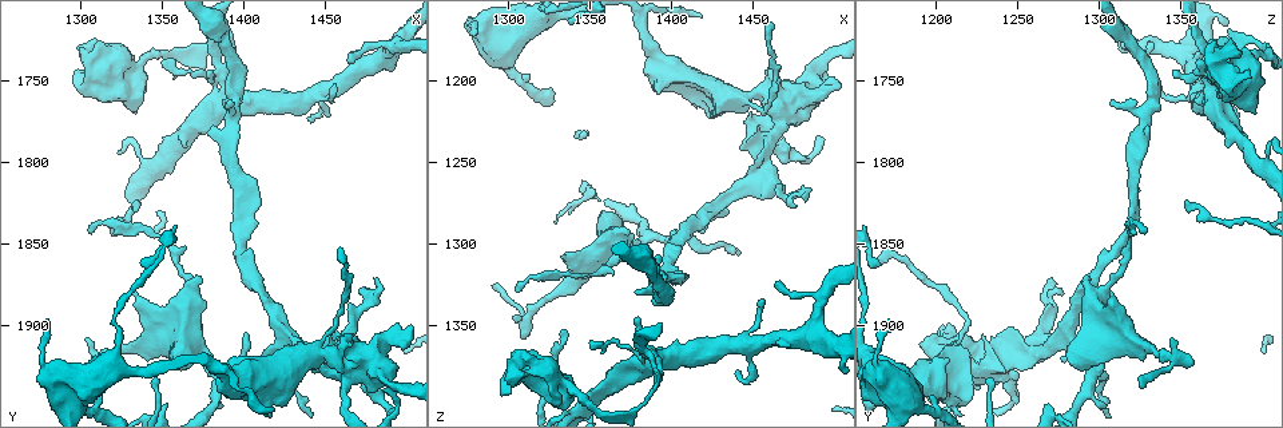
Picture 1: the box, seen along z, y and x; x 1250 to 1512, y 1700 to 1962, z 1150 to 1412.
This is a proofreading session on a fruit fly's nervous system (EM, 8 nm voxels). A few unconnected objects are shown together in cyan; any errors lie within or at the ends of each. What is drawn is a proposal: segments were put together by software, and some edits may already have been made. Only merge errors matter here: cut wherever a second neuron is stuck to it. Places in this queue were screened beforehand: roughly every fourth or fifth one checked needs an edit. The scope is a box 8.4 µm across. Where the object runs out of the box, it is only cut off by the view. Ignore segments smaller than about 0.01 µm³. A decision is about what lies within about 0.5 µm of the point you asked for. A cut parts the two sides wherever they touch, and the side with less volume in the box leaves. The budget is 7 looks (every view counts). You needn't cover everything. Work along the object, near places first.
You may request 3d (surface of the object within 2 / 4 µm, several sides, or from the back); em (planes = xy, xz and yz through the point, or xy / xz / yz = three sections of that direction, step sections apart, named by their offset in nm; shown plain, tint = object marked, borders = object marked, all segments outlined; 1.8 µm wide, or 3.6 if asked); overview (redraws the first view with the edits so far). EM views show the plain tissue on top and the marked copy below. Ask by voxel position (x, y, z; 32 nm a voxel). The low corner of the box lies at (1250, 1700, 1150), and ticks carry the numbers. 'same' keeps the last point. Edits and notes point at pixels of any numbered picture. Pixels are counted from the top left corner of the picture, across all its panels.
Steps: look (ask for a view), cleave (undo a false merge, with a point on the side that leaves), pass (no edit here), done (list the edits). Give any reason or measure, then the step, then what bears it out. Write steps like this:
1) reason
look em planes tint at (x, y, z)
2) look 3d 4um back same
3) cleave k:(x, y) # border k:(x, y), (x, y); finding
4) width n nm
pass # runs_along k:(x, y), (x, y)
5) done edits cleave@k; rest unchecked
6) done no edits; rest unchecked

a fork
look em planes tint at (1392, 1730, 1378)

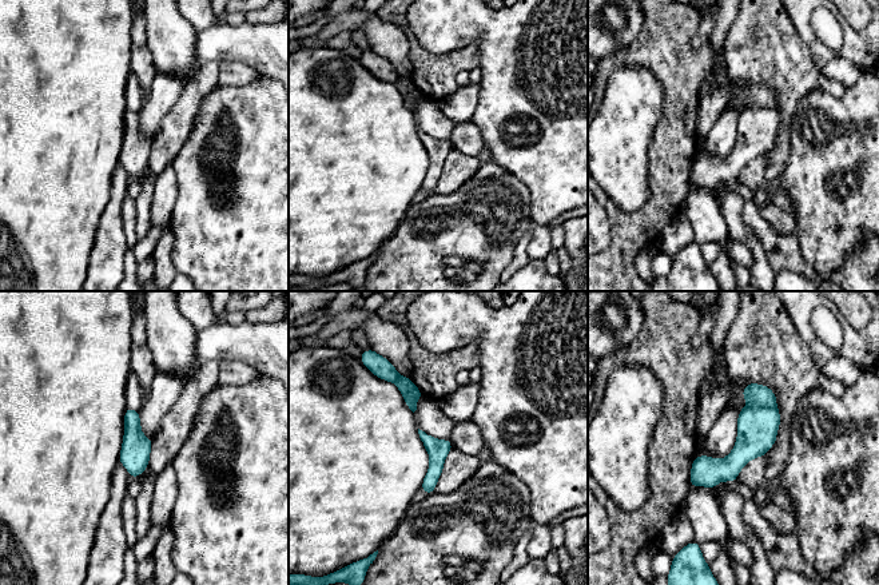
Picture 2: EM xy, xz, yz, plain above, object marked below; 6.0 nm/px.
cleave 2:(409, 390) # border 2:(400, 377), (394, 382); a second neuron is stuck on

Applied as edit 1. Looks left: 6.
sharp bend
look em xz step 8 tint at (1426, 1904, 1278)

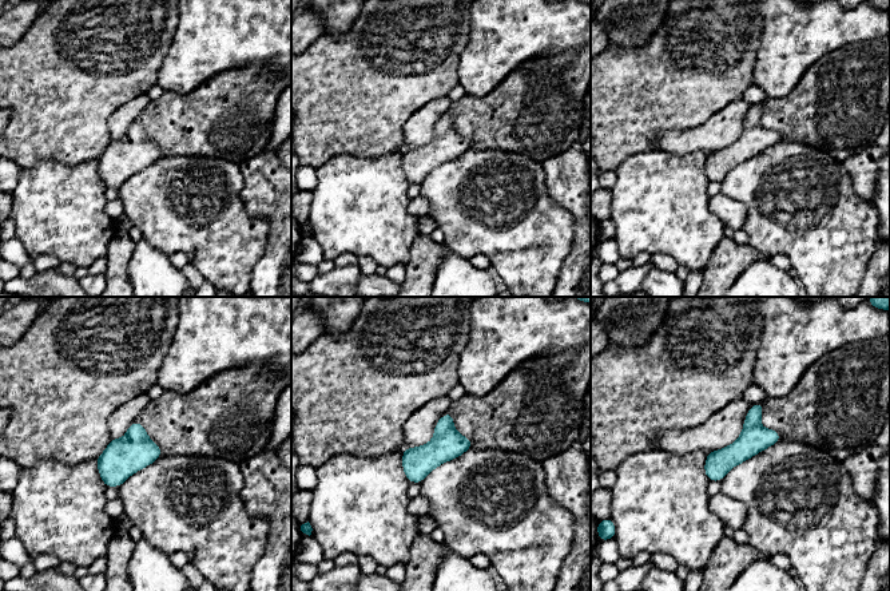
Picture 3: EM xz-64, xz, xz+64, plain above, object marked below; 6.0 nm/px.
cut it another way
look em planes tint same

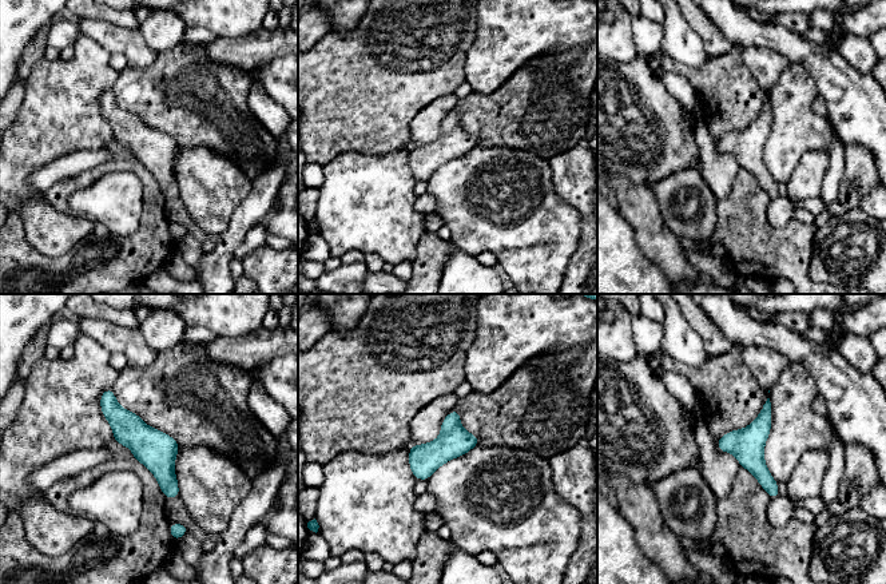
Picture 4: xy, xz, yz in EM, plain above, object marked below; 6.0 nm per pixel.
pass # runs_along 4:(107, 393), (175, 493); continuous, no second neuron

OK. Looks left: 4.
done edits cleave@2; rest unchecked

